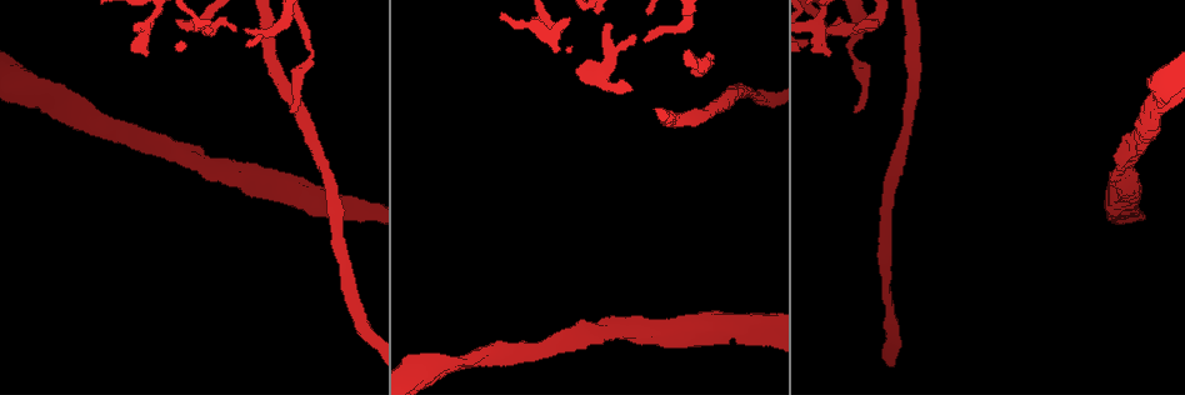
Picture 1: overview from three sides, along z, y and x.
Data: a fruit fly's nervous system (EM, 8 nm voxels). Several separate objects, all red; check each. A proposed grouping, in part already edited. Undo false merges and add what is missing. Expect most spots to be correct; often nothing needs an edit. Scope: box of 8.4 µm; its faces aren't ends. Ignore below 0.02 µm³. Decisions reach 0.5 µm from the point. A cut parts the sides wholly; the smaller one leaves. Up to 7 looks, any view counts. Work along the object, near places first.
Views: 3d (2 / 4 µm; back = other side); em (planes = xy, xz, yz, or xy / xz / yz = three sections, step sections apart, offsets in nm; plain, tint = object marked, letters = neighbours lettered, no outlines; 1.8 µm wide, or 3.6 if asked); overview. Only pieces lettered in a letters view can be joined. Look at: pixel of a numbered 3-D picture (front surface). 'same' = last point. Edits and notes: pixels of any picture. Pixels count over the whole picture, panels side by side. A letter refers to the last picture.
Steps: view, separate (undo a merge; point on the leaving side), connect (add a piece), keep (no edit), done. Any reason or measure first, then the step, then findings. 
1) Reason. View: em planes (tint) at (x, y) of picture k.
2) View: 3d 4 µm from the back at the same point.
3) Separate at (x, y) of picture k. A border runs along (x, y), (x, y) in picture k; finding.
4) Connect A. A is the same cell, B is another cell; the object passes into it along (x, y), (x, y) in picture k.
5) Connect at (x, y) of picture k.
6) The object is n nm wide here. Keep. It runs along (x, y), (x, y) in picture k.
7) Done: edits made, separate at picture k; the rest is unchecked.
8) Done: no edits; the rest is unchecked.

Calibre changes. View: 3d 4 µm at (643, 332) of picture 1.

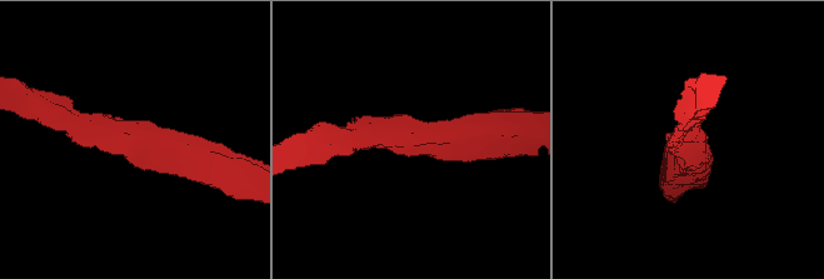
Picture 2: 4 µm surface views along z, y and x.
View: em 3.6 µm planes (letters) at (412, 139) of picture 2.

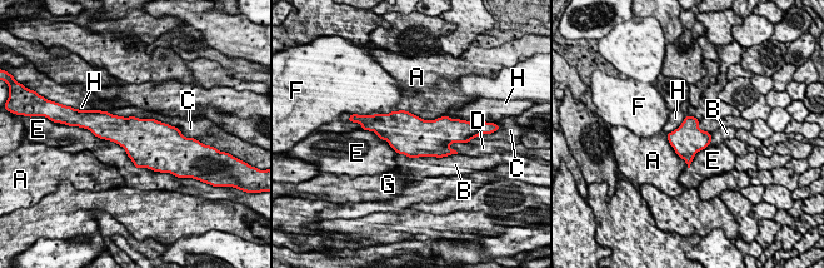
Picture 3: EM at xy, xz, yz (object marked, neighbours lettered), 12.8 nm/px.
Keep. A, B, C, D, E, F, G and H are other cells; a border runs along (698, 122), (698, 127), (710, 134) in picture 3; all the same neuron.

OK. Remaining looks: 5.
Thick turns thin. View: em 3.6 µm xz step 4 (letters) at (1163, 105) of picture 1.

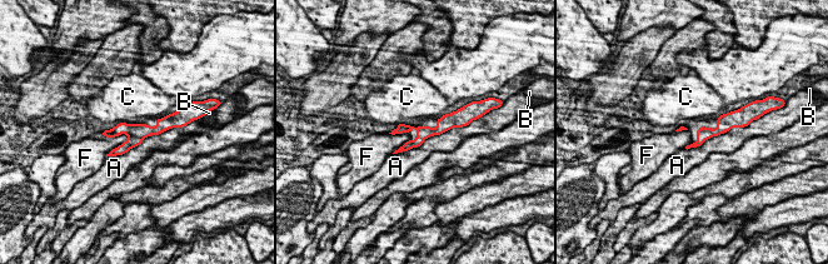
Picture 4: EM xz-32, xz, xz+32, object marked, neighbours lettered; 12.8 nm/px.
Keep. A, B, C and F are other cells; continuous, no second neuron.

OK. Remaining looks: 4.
View: em planes (plain) at (857, 109) of picture 1.

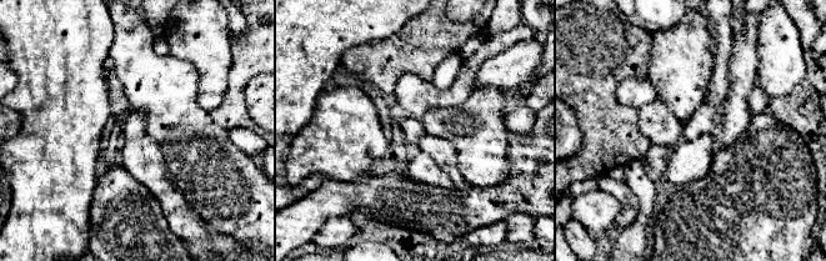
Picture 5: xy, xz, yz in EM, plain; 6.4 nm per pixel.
See the neighbours. View: em planes (letters) at the same point.

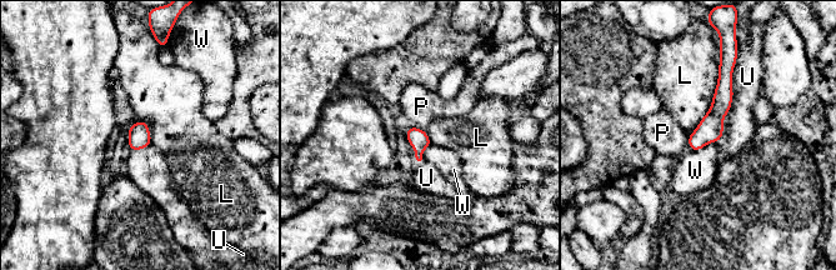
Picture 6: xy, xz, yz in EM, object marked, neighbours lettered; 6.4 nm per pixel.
The object is 120 nm wide here; the longest contact is with L, 550 nm. Keep. L, P, U and W are other cells; none of them fits.

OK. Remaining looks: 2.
Done: no edits; the rest is unchecked.

